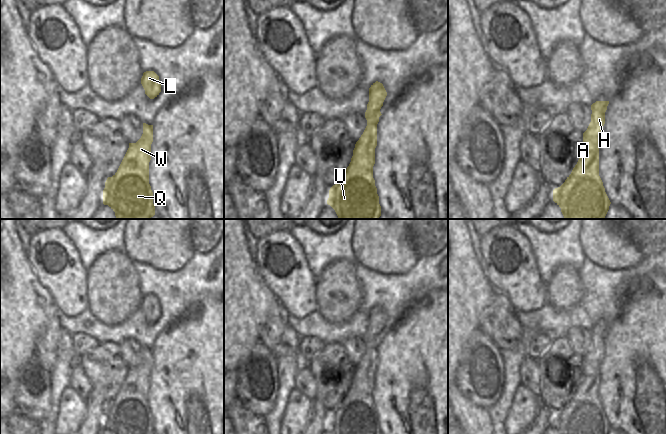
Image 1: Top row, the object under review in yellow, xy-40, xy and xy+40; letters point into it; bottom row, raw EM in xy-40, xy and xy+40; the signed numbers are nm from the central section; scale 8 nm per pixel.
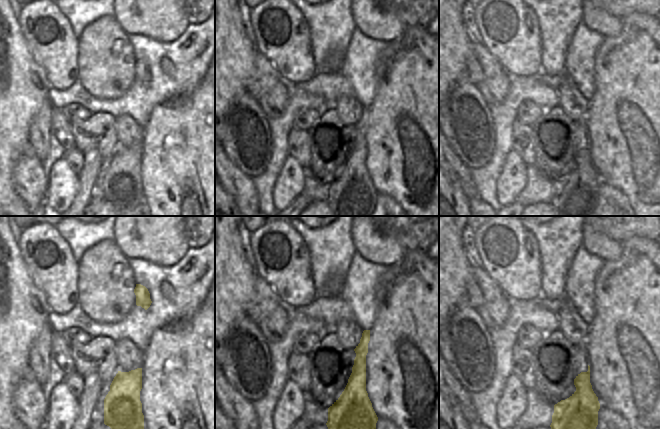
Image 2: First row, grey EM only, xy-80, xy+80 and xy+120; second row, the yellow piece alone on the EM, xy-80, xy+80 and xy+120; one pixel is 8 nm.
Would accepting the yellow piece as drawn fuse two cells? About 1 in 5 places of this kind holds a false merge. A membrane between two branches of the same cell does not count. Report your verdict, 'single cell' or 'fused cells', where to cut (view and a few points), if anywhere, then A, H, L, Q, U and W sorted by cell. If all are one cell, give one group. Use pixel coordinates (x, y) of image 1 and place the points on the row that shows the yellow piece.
single cell | no cut | A H L Q U W

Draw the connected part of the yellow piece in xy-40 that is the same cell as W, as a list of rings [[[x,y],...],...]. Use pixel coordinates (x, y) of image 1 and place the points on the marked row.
[[[143,123],[143,134],[141,138],[136,143],[129,143],[129,148],[117,170],[117,172],[112,176],[108,177],[105,182],[105,188],[103,190],[103,204],[108,205],[114,212],[117,219],[151,219],[155,215],[155,206],[153,204],[153,192],[149,184],[149,162],[151,160],[151,144],[153,142],[153,125],[148,125]]]

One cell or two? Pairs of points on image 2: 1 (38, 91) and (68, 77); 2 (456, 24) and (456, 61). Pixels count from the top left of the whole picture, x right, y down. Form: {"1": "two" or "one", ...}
{"1": "two", "2": "one"}

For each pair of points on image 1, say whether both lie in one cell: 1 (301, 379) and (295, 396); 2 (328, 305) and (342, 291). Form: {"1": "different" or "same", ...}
{"1": "different", "2": "same"}

